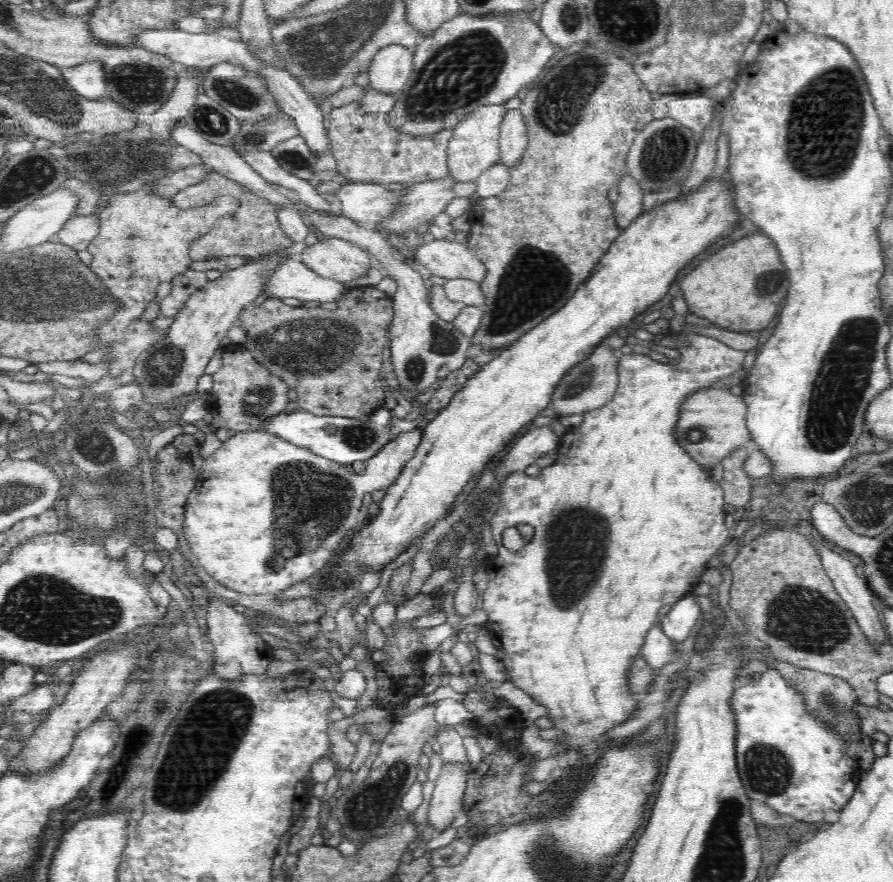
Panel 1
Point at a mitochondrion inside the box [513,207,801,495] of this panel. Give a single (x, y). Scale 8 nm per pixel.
(578, 386)

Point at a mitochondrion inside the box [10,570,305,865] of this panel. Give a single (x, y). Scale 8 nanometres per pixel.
(198, 752)

